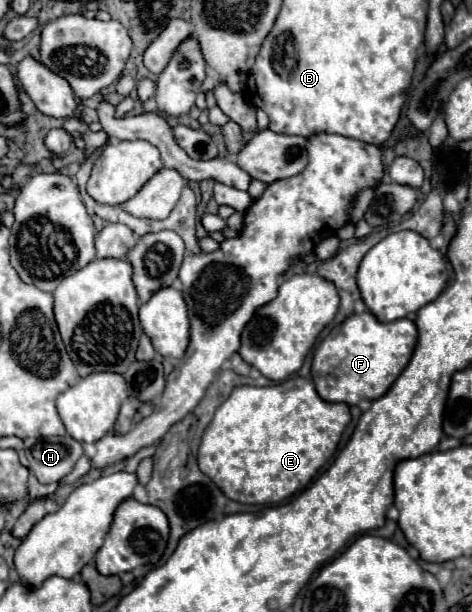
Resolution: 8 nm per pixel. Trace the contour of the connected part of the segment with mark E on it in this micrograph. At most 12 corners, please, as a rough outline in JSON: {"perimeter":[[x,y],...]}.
{"perimeter":[[309,379],[241,385],[197,463],[277,505],[333,457],[349,405]]}

